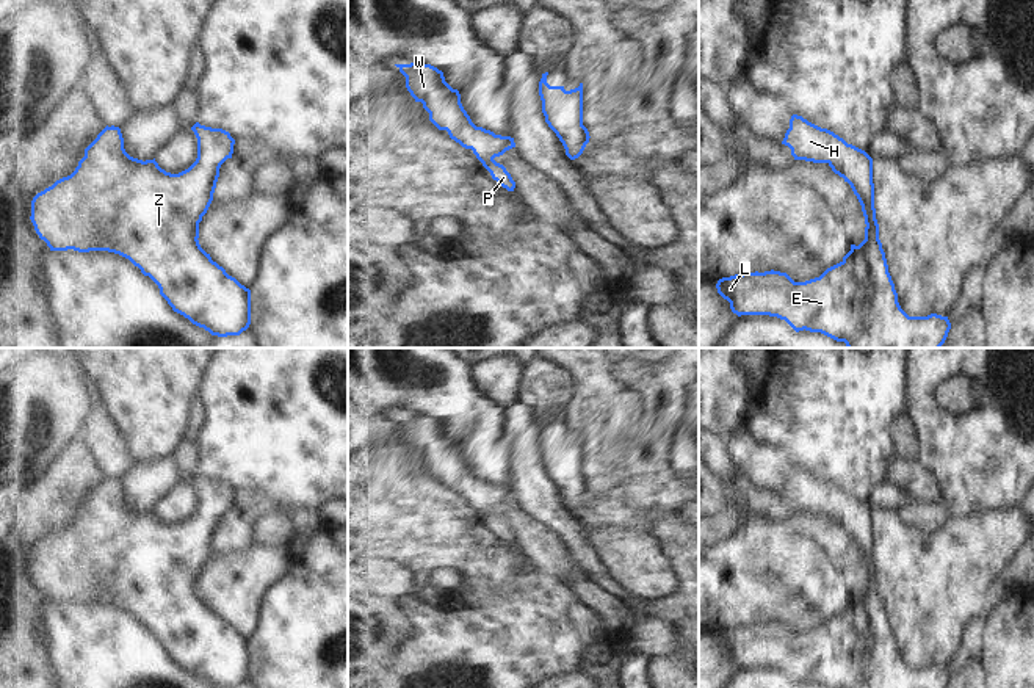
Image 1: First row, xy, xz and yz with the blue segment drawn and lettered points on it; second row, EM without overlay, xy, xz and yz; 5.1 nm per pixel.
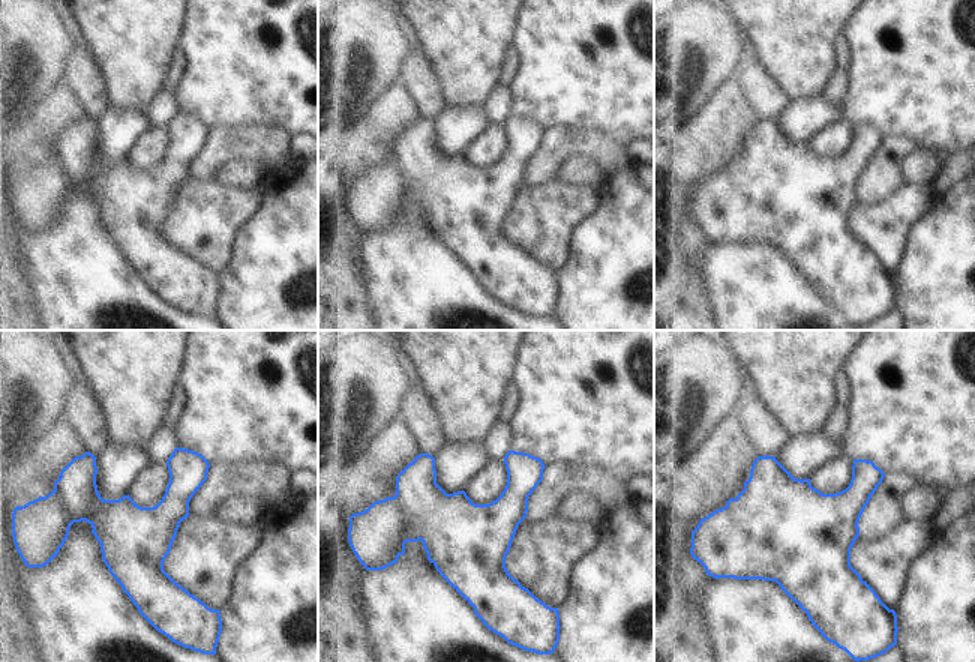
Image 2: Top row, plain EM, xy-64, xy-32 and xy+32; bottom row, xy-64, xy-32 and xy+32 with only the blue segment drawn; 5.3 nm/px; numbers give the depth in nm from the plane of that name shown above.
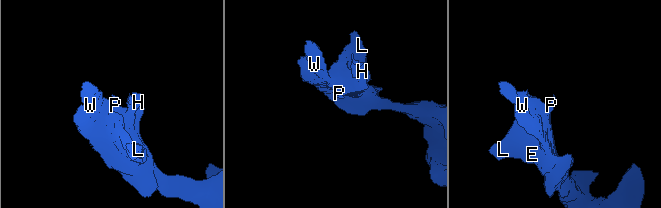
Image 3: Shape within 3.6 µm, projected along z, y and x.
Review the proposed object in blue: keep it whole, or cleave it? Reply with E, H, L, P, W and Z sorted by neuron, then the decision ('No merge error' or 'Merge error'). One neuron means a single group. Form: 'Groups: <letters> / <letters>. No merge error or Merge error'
Groups: E H L P W Z. No merge error

